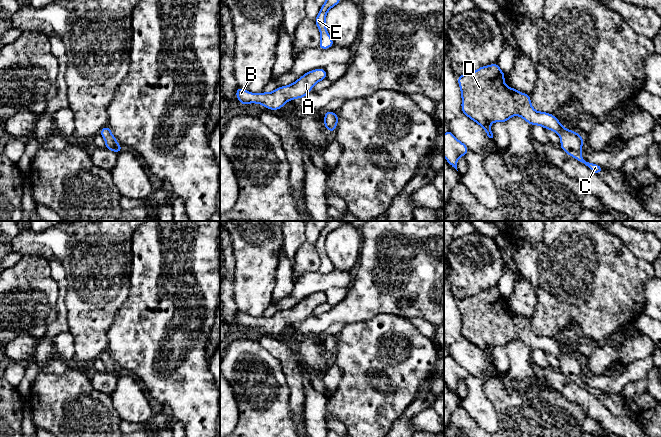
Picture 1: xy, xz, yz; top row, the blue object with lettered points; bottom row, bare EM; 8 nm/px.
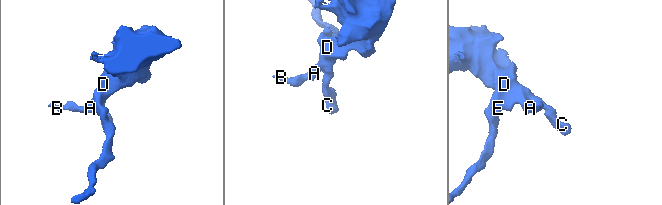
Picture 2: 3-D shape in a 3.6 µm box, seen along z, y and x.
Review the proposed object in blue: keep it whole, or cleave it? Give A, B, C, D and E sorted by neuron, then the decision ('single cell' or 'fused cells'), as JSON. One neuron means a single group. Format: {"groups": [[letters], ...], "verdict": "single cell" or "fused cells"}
{"groups": [["A", "B", "C", "D", "E"]], "verdict": "single cell"}

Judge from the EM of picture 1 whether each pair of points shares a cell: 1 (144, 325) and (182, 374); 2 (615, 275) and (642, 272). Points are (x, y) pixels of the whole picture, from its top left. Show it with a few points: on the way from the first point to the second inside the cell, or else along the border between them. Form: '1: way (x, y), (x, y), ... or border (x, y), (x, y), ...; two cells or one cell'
1: way (158, 336), (169, 347), (174, 349), (174, 360); one cell
2: way (622, 275), (635, 272); one cell

